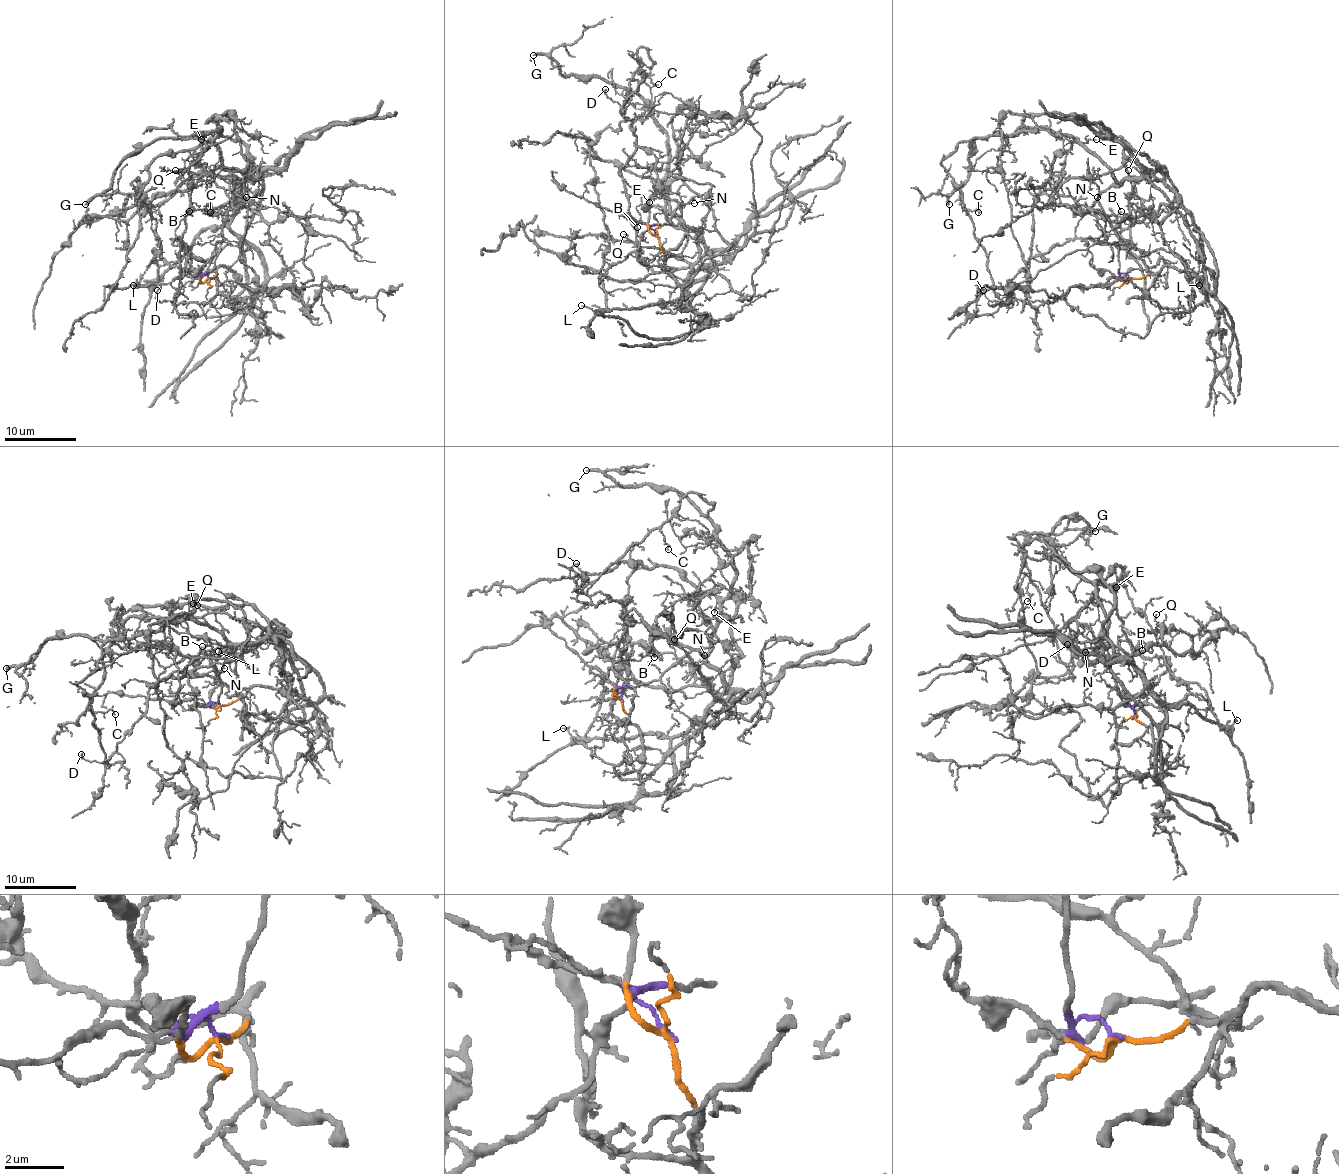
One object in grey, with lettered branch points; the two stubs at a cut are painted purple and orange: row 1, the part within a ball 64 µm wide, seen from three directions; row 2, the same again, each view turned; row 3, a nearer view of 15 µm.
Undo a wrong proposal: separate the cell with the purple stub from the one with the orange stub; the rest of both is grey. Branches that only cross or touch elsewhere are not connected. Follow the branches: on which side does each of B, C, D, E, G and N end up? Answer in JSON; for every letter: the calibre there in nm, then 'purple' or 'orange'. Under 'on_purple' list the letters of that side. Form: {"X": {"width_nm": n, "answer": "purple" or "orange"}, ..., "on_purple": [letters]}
{"B": {"width_nm": 100, "answer": "orange"}, "C": {"width_nm": 80, "answer": "purple"}, "D": {"width_nm": 120, "answer": "orange"}, "E": {"width_nm": 120, "answer": "purple"}, "G": {"width_nm": 280, "answer": "purple"}, "N": {"width_nm": 110, "answer": "purple"}, "on_purple": ["C", "E", "G", "N"]}

